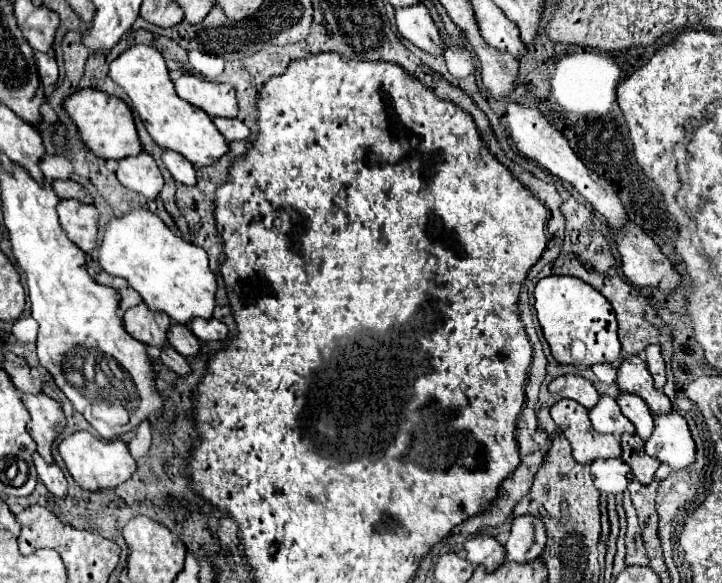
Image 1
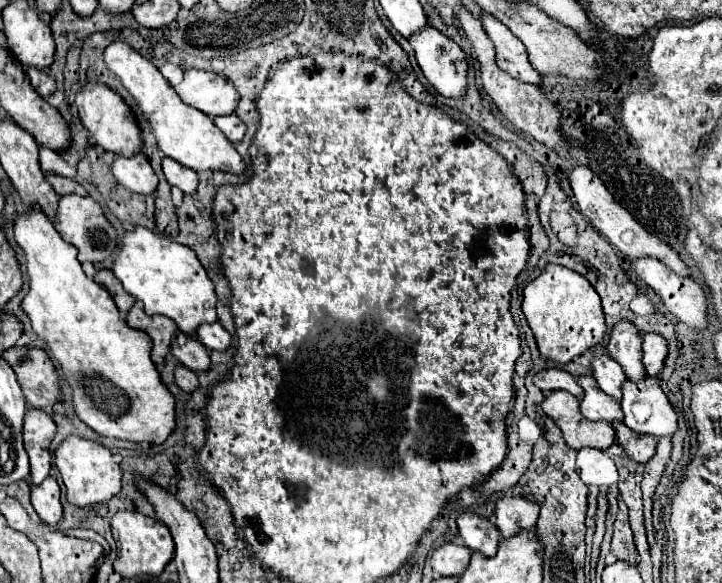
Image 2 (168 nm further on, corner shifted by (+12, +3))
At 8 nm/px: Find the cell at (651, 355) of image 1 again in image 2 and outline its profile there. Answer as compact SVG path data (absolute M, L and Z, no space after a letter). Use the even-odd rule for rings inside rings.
M644 333L644 357L642 363L648 375L658 375L668 355L668 341L658 333Z

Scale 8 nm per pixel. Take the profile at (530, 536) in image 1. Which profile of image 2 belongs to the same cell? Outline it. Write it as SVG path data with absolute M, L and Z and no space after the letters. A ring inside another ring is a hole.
M502 497L496 501L496 527L502 537L512 537L522 529L534 529L538 521L538 505L526 497Z

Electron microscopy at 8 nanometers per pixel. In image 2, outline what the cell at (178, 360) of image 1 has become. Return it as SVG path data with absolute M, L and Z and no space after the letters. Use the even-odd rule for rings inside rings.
M178 365L176 367L176 385L186 391L186 393L192 393L198 389L198 375L190 369L186 369L184 365Z

